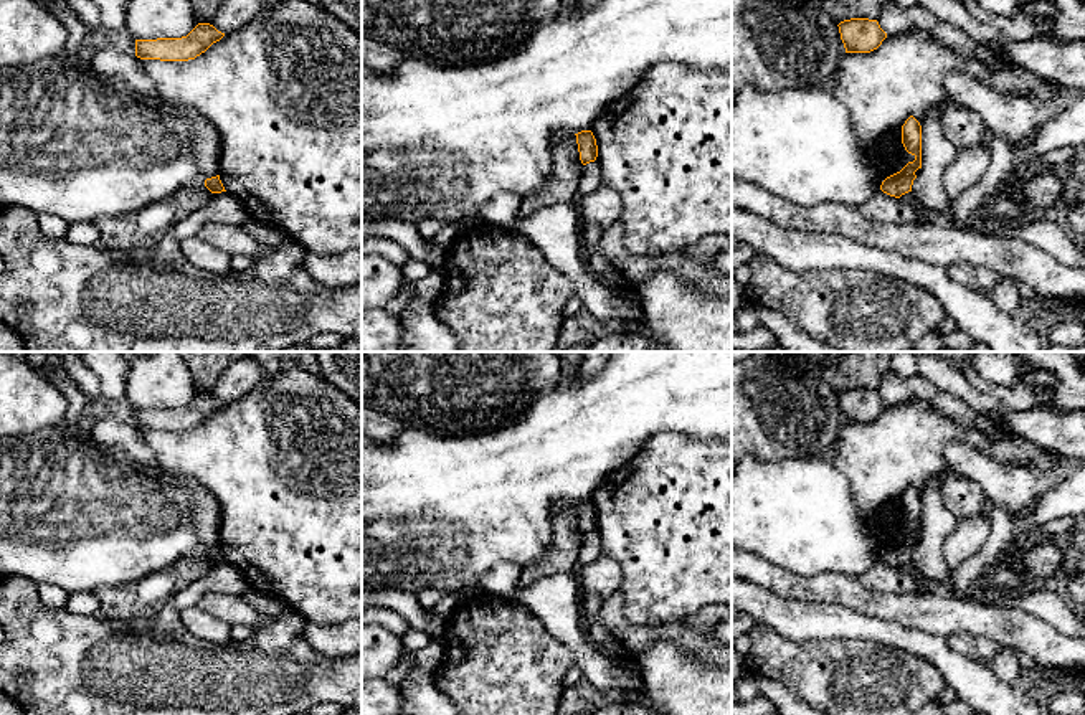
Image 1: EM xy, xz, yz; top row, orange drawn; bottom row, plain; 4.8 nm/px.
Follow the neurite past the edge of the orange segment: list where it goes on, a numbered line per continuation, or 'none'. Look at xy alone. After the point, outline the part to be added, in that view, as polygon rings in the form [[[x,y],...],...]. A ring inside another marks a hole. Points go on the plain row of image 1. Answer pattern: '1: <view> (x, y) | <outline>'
none

